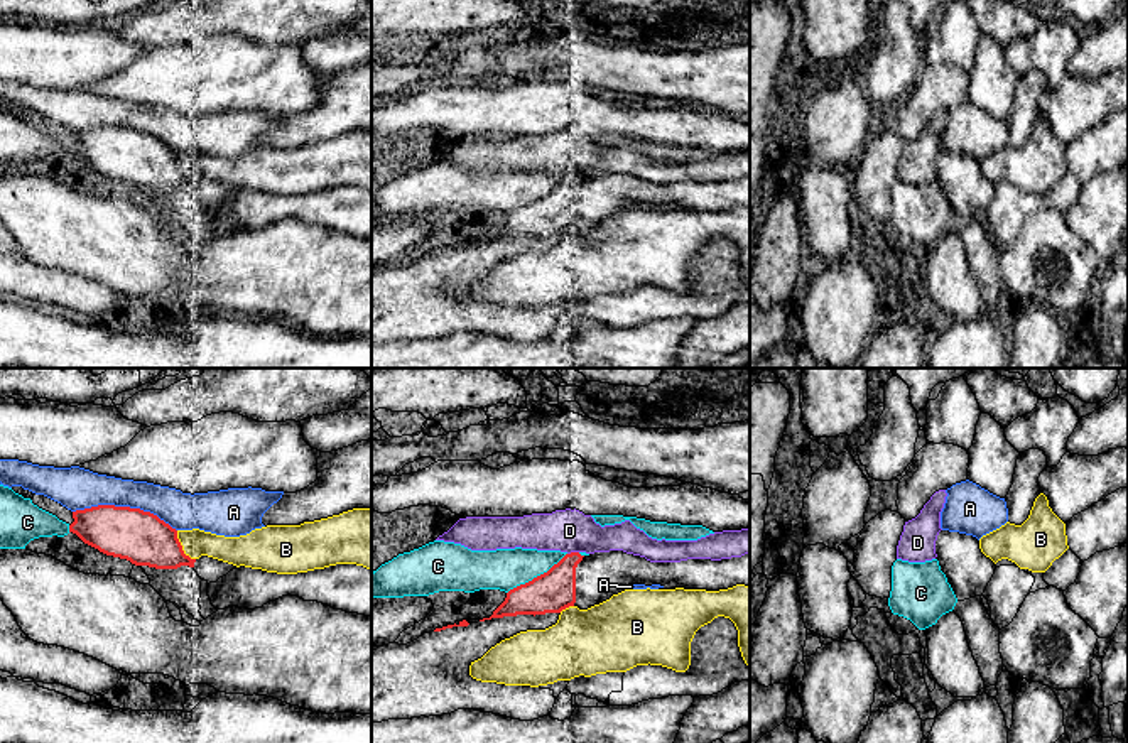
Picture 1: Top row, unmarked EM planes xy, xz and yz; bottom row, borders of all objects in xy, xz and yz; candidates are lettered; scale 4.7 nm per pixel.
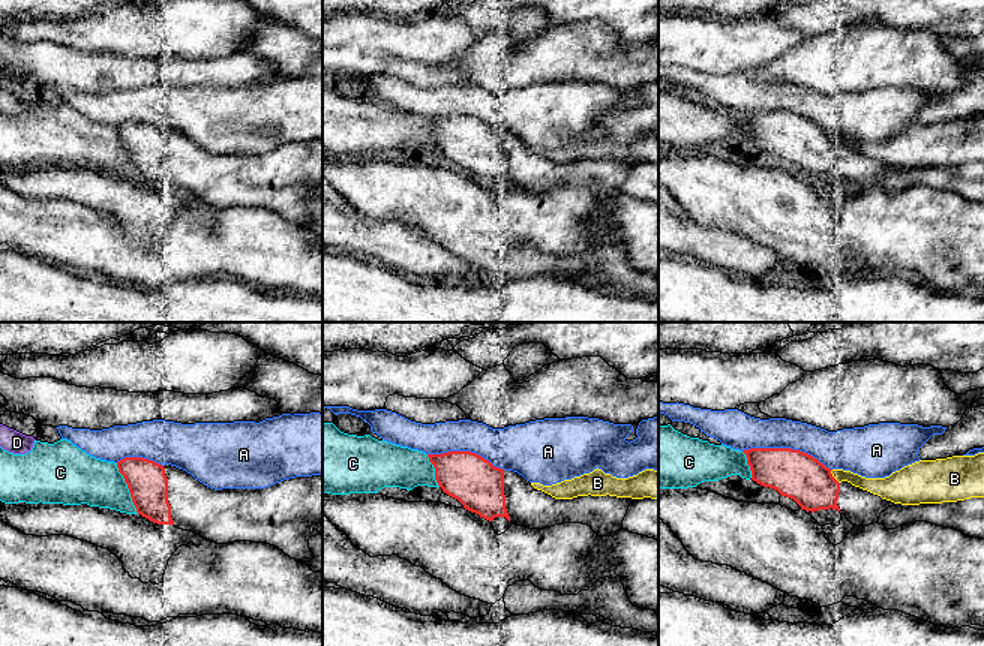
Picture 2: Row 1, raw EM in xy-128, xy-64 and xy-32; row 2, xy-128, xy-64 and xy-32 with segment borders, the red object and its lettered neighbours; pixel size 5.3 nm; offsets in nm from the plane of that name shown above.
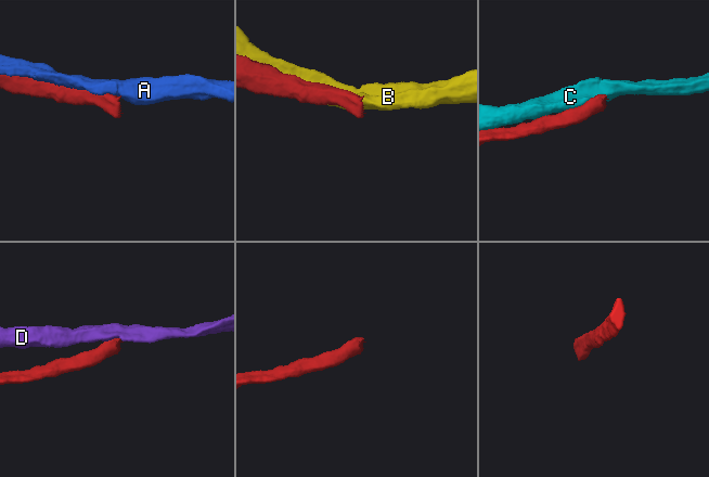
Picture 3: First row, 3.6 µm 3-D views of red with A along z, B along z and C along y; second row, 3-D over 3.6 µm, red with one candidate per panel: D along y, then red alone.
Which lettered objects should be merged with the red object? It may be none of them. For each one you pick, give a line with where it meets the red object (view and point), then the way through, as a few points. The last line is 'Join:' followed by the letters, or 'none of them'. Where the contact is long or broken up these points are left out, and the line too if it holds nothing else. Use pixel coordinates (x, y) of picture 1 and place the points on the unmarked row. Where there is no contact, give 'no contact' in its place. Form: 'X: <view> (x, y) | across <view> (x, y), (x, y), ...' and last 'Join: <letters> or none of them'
Join: none of them

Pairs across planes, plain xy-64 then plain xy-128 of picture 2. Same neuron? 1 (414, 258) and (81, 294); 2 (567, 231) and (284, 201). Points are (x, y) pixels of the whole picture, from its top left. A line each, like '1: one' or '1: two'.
1: two
2: two

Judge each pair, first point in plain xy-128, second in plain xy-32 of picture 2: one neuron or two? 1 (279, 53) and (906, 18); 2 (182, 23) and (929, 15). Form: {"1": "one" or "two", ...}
{"1": "two", "2": "two"}

